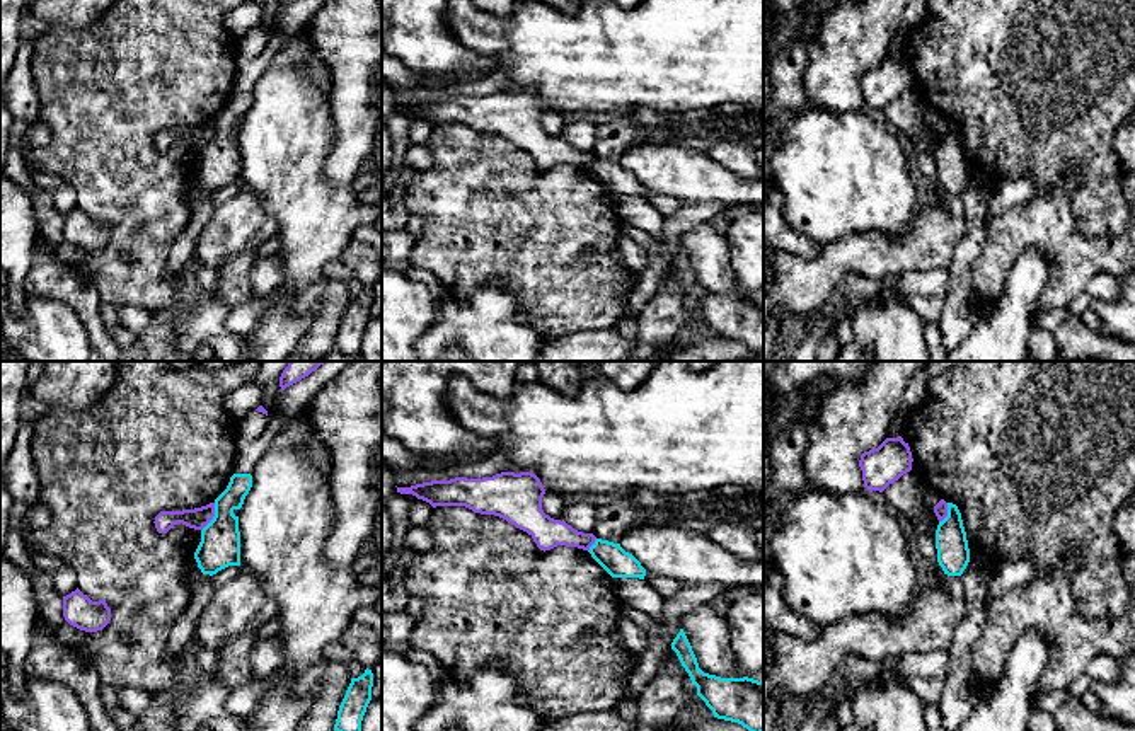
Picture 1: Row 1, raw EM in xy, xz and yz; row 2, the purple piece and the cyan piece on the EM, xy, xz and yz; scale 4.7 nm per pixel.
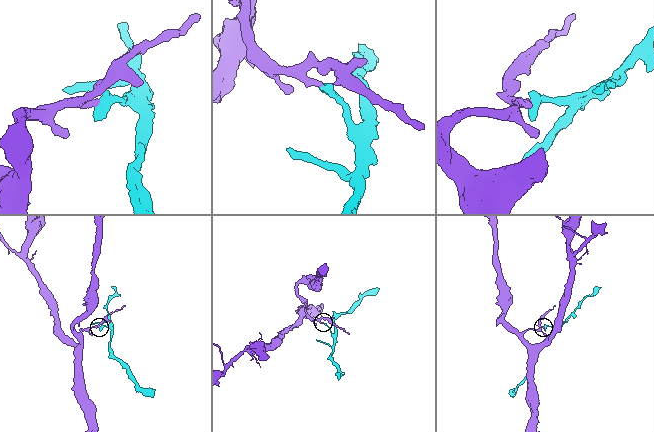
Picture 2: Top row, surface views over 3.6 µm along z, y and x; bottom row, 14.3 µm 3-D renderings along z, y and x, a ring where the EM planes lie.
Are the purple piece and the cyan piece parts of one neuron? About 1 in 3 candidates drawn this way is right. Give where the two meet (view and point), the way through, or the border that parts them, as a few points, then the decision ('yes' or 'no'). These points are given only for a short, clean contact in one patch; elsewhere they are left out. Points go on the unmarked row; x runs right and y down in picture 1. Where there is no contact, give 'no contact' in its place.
meets purple in xy at (212, 135); border along xy (215, 121), (215, 132), (201, 149); no

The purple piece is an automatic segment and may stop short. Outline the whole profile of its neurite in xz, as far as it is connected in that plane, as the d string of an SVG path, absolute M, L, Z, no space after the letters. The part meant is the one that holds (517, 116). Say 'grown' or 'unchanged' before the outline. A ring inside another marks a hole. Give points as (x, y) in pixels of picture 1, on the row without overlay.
unchanged; M501 90L493 95L431 99L411 106L397 106L400 112L436 124L465 124L474 131L494 133L527 150L540 169L557 164L590 169L596 155L583 152L542 128L545 107L532 90Z

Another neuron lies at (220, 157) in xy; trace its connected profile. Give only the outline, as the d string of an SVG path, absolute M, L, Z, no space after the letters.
M233 92L227 107L215 118L215 135L201 148L201 160L194 177L203 193L216 193L228 184L240 184L239 135L245 114L252 106L251 92Z

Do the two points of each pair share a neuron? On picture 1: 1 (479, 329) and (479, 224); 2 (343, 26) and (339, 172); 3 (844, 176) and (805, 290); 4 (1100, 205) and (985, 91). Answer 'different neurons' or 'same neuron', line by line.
1: different neurons
2: same neuron
3: different neurons
4: same neuron

